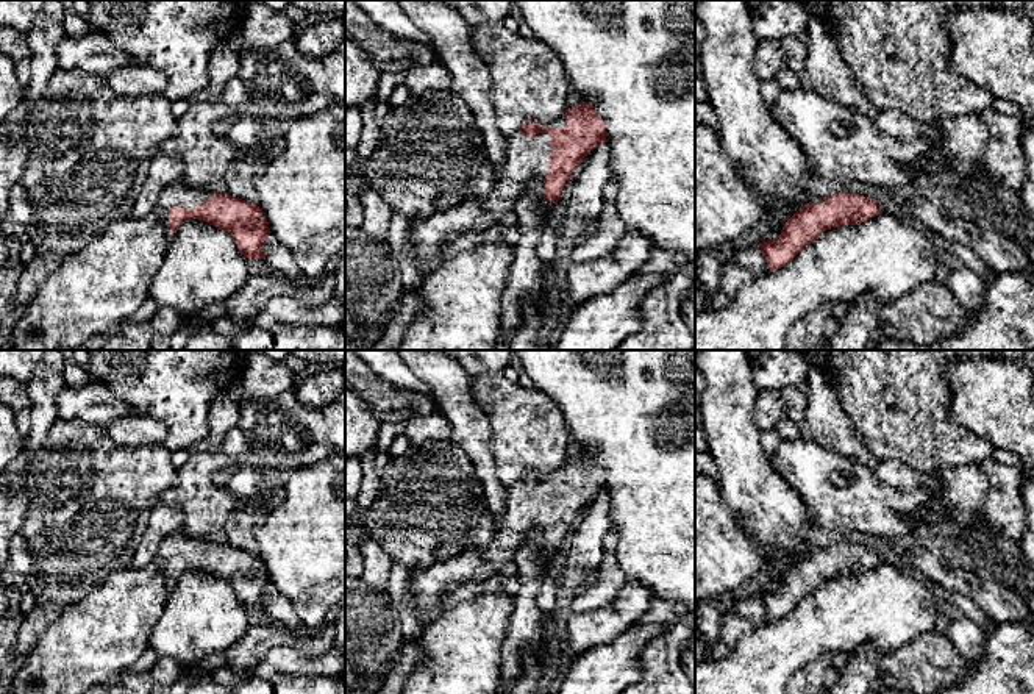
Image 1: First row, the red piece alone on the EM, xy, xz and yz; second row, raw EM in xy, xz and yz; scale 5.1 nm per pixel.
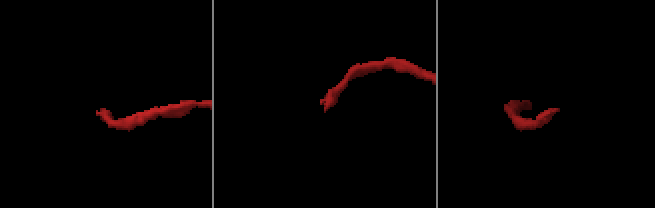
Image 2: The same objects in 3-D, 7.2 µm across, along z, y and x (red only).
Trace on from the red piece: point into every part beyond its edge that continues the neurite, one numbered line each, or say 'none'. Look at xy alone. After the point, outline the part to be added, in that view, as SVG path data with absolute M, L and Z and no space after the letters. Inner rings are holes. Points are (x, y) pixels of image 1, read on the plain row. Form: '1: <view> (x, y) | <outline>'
1: xy (177, 543) | M183 531L167 533L161 542L159 550L156 553L156 561L161 564L161 571L166 580L167 591L173 591L175 583L169 577L169 560L173 556L183 556L192 560L200 553L206 552L216 544L209 538L194 538Z

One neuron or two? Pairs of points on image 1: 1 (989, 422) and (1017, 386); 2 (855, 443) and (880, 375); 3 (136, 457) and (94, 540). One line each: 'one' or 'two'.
1: one
2: two
3: one

